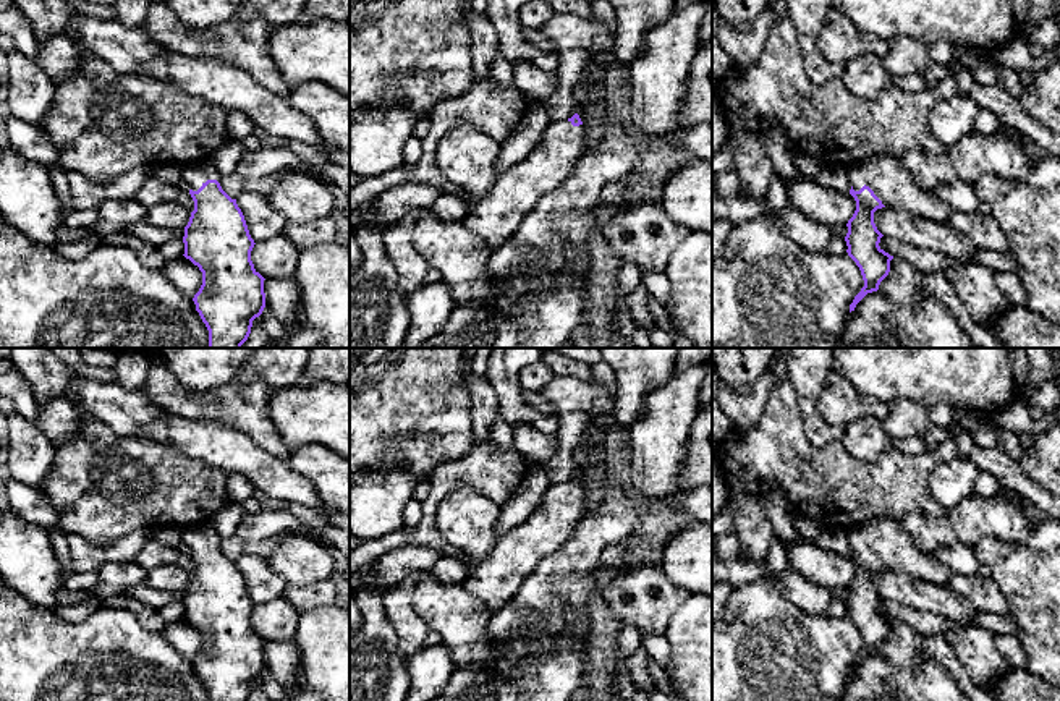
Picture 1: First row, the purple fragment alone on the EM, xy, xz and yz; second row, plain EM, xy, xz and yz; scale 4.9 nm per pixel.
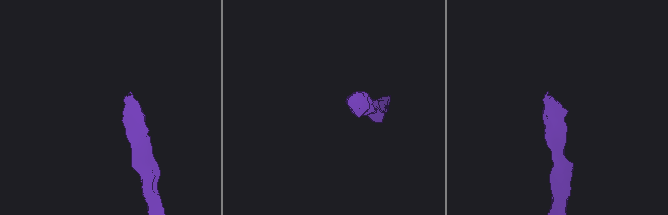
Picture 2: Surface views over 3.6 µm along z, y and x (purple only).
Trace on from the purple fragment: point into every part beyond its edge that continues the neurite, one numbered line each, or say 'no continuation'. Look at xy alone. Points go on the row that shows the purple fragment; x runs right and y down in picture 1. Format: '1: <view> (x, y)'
1: xy (195, 175)

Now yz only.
1: yz (892, 183)

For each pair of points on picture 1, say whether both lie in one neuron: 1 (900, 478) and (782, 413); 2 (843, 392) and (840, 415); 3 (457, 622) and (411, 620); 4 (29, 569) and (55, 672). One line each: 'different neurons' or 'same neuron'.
1: same neuron
2: same neuron
3: different neurons
4: different neurons

